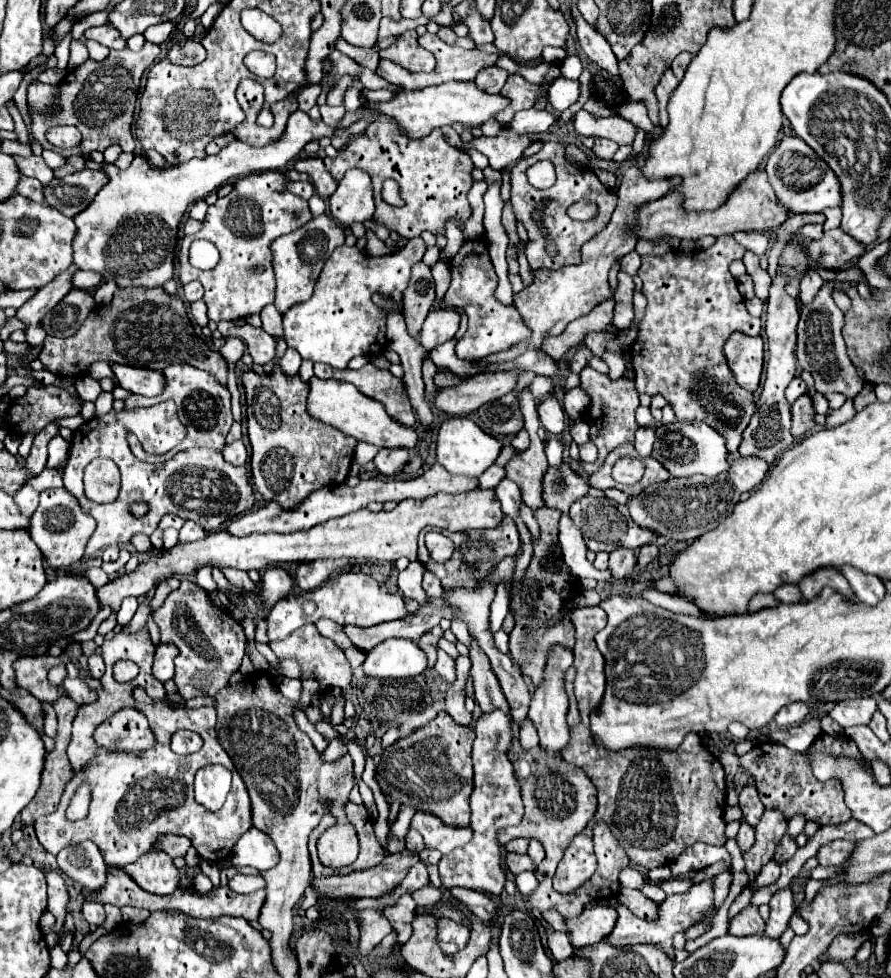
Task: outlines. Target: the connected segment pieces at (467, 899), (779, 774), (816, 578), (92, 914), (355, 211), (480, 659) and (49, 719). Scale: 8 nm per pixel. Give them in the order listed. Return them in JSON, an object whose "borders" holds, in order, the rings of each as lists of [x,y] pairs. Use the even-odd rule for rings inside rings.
{"borders":[[[[451,887],[449,893],[451,893],[461,905],[465,905],[469,913],[477,915],[481,921],[489,921],[489,919],[493,919],[493,915],[497,915],[497,909],[495,909],[493,901],[491,901],[489,897],[485,897],[483,893],[479,893],[479,891],[465,889],[465,887]]],[[[767,741],[755,745],[743,757],[729,755],[729,775],[733,775],[739,767],[755,777],[755,785],[763,805],[767,809],[779,809],[787,821],[793,819],[795,815],[803,815],[807,821],[819,825],[841,825],[851,819],[851,811],[843,799],[845,797],[843,785],[837,779],[829,779],[829,781],[815,779],[809,759],[805,759],[803,753],[791,751],[781,743]]],[[[825,569],[825,571],[815,571],[813,575],[807,575],[807,577],[799,583],[799,589],[801,589],[801,595],[803,595],[805,601],[815,599],[815,597],[821,593],[823,587],[831,587],[831,589],[839,591],[845,599],[855,601],[855,593],[853,593],[853,589],[849,587],[849,581],[847,581],[841,573],[837,573],[837,571],[829,571],[829,569]]],[[[87,901],[87,903],[83,903],[83,919],[87,921],[87,923],[103,923],[103,919],[105,919],[105,909],[103,909],[103,905],[101,903],[91,903],[91,901]]],[[[349,169],[339,181],[337,191],[329,199],[329,213],[345,227],[365,223],[373,217],[373,187],[365,171]]],[[[471,637],[469,657],[471,657],[471,671],[469,671],[469,675],[471,675],[473,687],[475,687],[475,701],[479,703],[483,713],[491,713],[495,709],[503,709],[505,713],[509,713],[509,703],[507,703],[507,699],[505,699],[503,691],[501,691],[499,679],[493,673],[489,657],[479,647],[475,637]]],[[[43,703],[43,713],[45,713],[45,725],[43,725],[43,731],[45,731],[45,735],[49,735],[49,737],[53,739],[55,733],[57,733],[57,717],[55,717],[53,705],[51,705],[51,703]]]]}

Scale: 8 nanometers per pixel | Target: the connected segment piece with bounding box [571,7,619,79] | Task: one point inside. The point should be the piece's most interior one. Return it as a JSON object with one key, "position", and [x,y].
{"position":[594,45]}

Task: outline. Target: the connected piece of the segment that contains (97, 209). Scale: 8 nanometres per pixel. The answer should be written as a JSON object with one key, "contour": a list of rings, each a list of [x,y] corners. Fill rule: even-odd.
{"contour":[[[295,111],[289,117],[287,131],[283,137],[263,149],[249,147],[241,141],[233,141],[227,147],[219,151],[219,155],[211,155],[205,159],[191,159],[189,163],[165,167],[165,169],[155,169],[147,163],[145,157],[137,155],[131,163],[129,169],[121,171],[115,165],[103,165],[101,171],[107,175],[107,183],[103,189],[93,197],[91,205],[81,211],[77,217],[73,217],[77,225],[77,233],[73,239],[73,261],[79,269],[95,271],[103,277],[103,281],[115,281],[119,289],[129,289],[129,287],[145,287],[145,289],[155,289],[163,287],[169,279],[173,279],[175,273],[175,247],[177,247],[177,231],[179,223],[187,211],[189,205],[193,205],[197,199],[205,199],[207,193],[215,191],[223,183],[227,183],[231,177],[239,177],[251,171],[267,171],[267,169],[281,169],[285,167],[291,159],[299,155],[305,143],[311,139],[321,139],[321,137],[331,137],[333,127],[327,127],[323,121],[313,123],[307,113]]]}

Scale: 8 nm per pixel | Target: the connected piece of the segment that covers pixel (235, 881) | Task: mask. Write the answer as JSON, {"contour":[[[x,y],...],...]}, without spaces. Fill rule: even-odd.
{"contour":[[[237,873],[237,875],[233,876],[229,881],[229,887],[231,887],[233,891],[241,894],[257,891],[257,889],[261,889],[263,885],[265,885],[265,879],[263,879],[263,877],[251,877],[251,875],[243,875],[240,873]]]}

